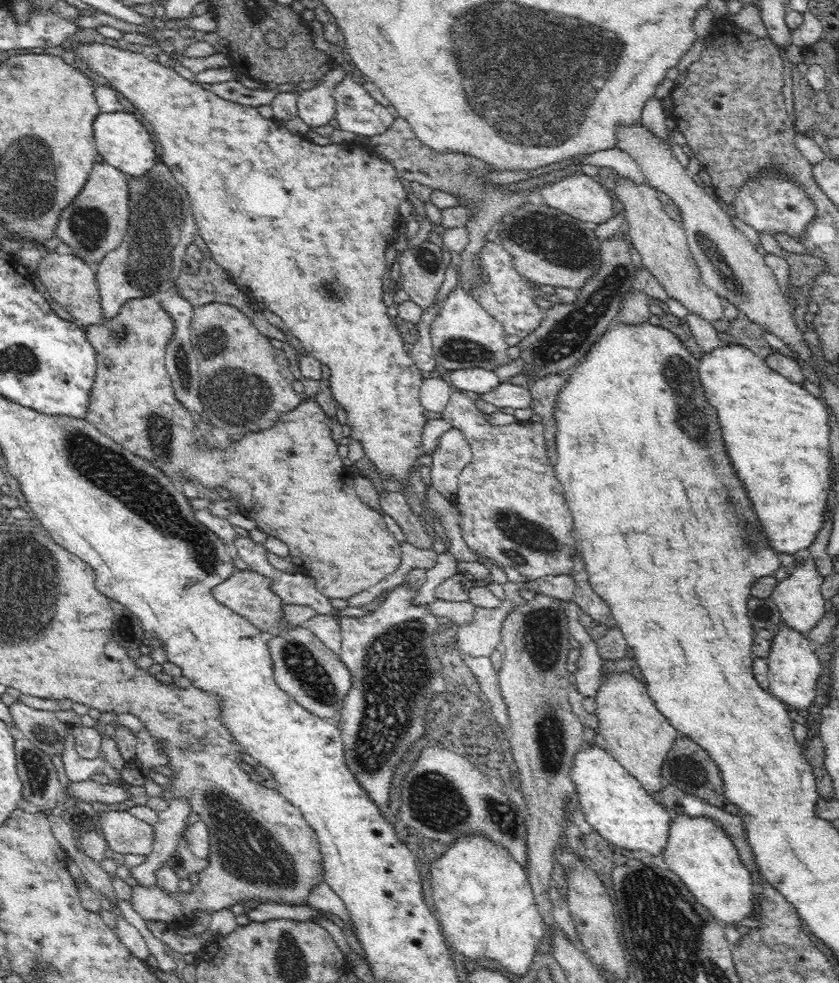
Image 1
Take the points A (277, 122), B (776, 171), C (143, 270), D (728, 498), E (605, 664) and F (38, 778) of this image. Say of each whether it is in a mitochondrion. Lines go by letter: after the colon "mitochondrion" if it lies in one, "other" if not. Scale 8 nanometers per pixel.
A: other
B: other
C: mitochondrion
D: mitochondrion
E: other
F: mitochondrion

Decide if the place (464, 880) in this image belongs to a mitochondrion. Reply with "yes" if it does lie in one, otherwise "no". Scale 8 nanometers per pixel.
no

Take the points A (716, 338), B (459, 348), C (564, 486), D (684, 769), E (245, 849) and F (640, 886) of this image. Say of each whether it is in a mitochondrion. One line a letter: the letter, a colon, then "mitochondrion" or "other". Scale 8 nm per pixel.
A: other
B: mitochondrion
C: other
D: mitochondrion
E: mitochondrion
F: mitochondrion

